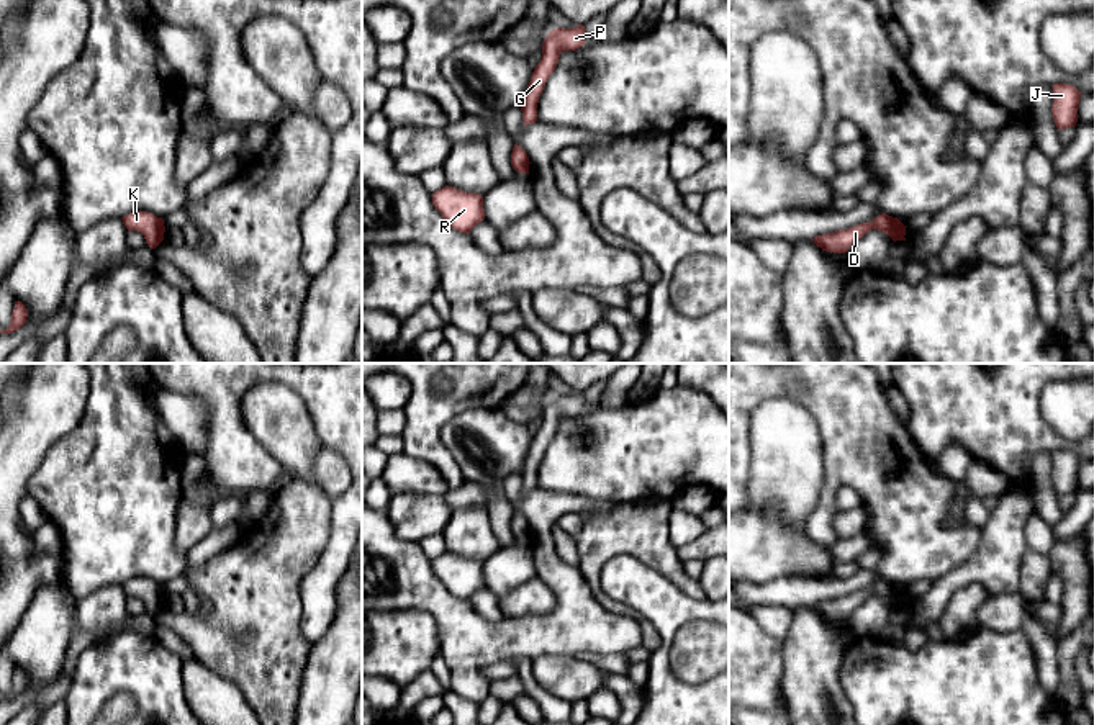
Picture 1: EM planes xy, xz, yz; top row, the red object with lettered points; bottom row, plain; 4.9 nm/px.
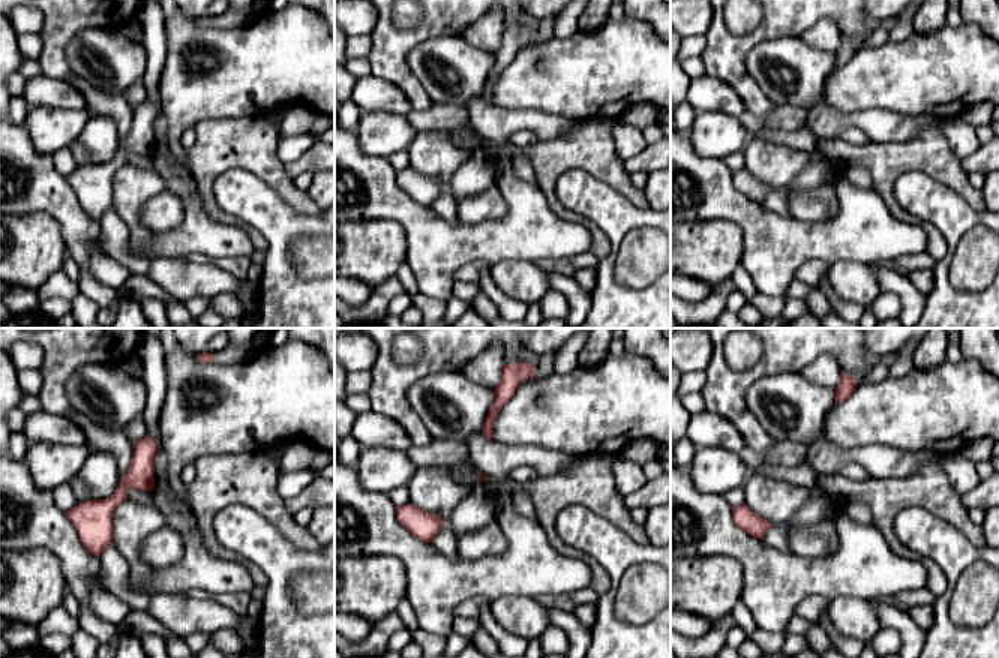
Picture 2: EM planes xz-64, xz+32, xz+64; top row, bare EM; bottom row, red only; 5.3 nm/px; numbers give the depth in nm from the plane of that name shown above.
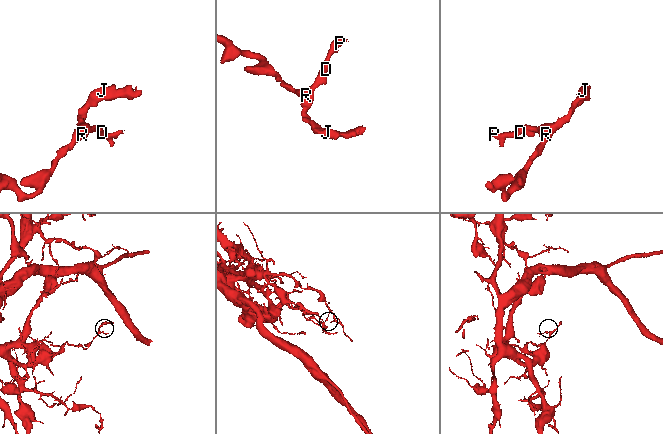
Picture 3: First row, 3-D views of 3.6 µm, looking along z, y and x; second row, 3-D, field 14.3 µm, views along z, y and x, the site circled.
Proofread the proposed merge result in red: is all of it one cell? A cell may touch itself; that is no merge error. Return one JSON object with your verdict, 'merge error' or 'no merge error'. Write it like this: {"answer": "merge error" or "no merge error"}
{"answer": "no merge error"}

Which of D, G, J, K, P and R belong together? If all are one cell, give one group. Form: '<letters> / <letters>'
D G J K P R

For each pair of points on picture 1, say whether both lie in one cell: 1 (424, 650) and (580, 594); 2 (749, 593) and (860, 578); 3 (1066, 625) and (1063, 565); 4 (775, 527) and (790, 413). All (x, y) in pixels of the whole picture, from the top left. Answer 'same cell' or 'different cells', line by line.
1: different cells
2: same cell
3: same cell
4: same cell

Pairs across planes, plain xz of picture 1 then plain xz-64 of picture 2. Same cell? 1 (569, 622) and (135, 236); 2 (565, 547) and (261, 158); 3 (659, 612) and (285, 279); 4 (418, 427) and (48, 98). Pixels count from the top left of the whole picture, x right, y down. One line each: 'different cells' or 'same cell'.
1: different cells
2: different cells
3: same cell
4: different cells

